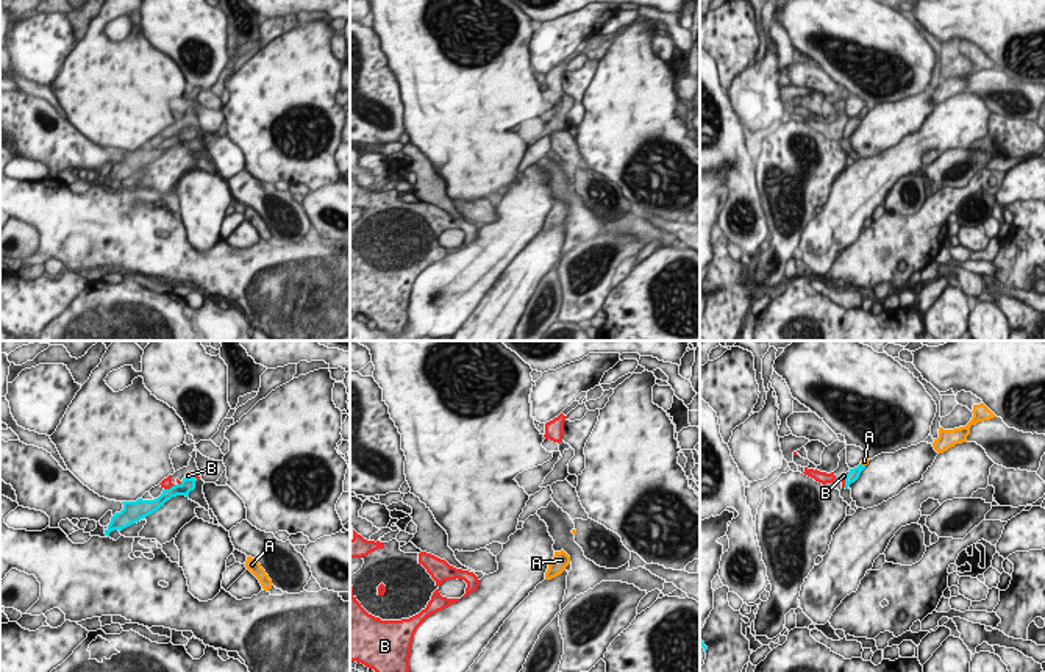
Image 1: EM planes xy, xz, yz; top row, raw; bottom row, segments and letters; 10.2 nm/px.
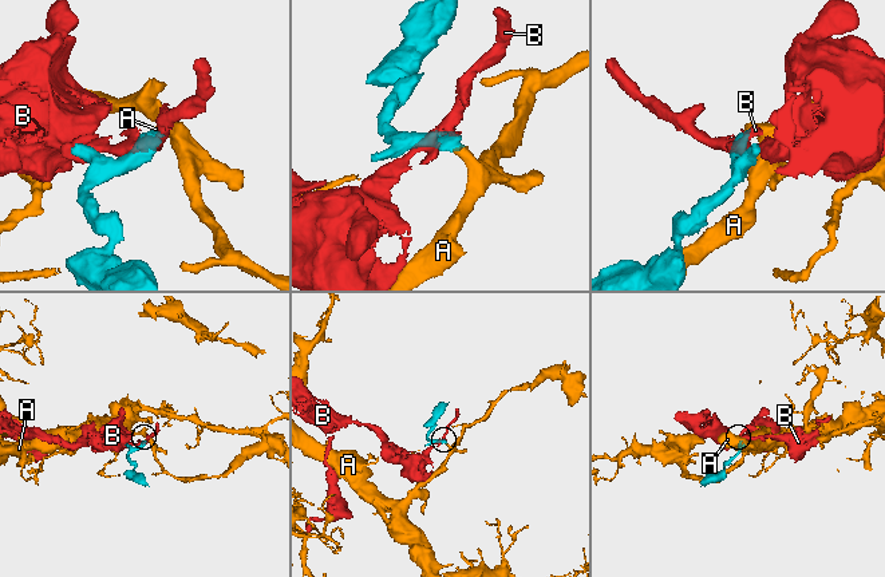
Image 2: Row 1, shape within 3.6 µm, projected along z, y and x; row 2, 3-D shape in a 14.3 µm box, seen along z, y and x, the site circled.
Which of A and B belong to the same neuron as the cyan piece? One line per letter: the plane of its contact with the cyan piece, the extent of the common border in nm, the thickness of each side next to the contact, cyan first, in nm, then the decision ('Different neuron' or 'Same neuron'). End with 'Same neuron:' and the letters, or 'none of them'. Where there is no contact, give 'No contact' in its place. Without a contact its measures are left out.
A: Touches cyan in yz. Shared border 60 nm. Thickness 120 nm (cyan) against 70 nm. Same neuron
B: Touches cyan in yz. Shared border 170 nm. Thickness 120 nm (cyan) against 30 nm. Different neuron
Same neuron: A

